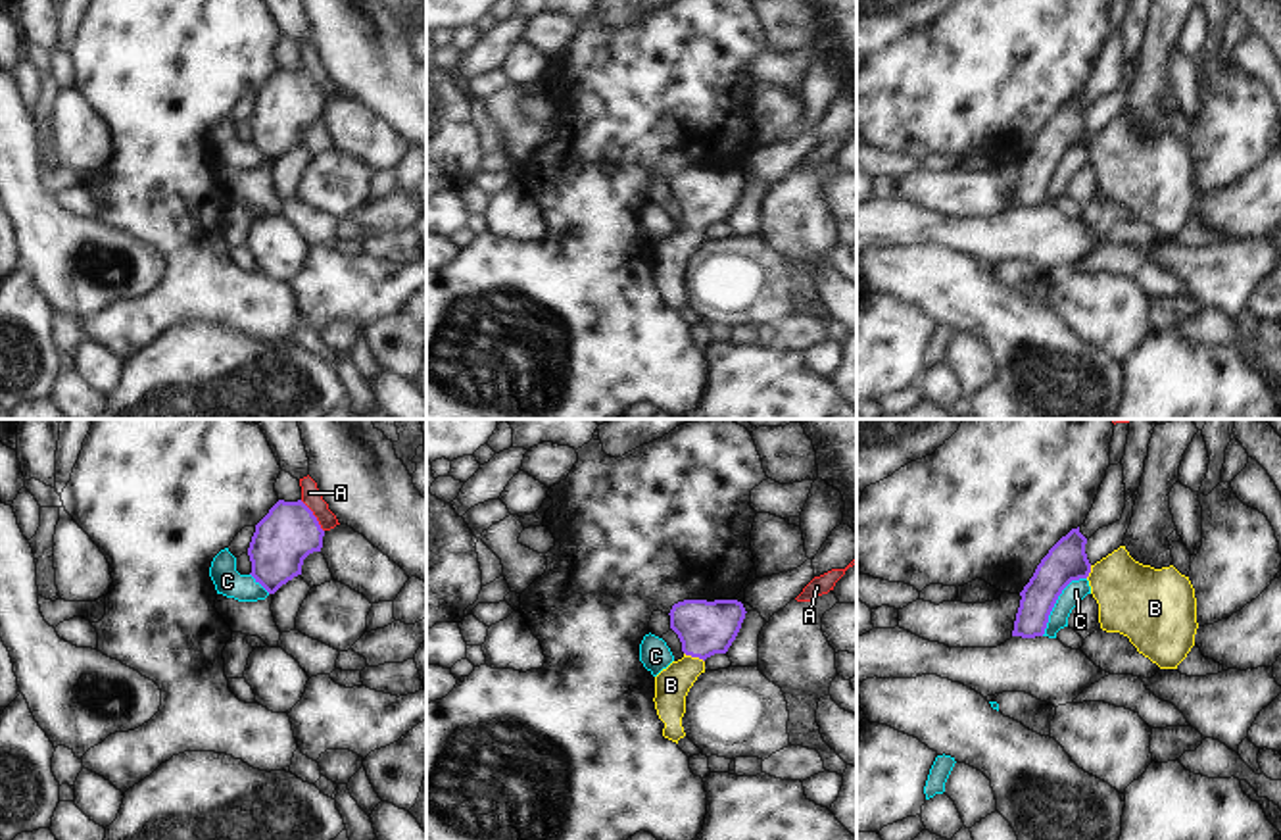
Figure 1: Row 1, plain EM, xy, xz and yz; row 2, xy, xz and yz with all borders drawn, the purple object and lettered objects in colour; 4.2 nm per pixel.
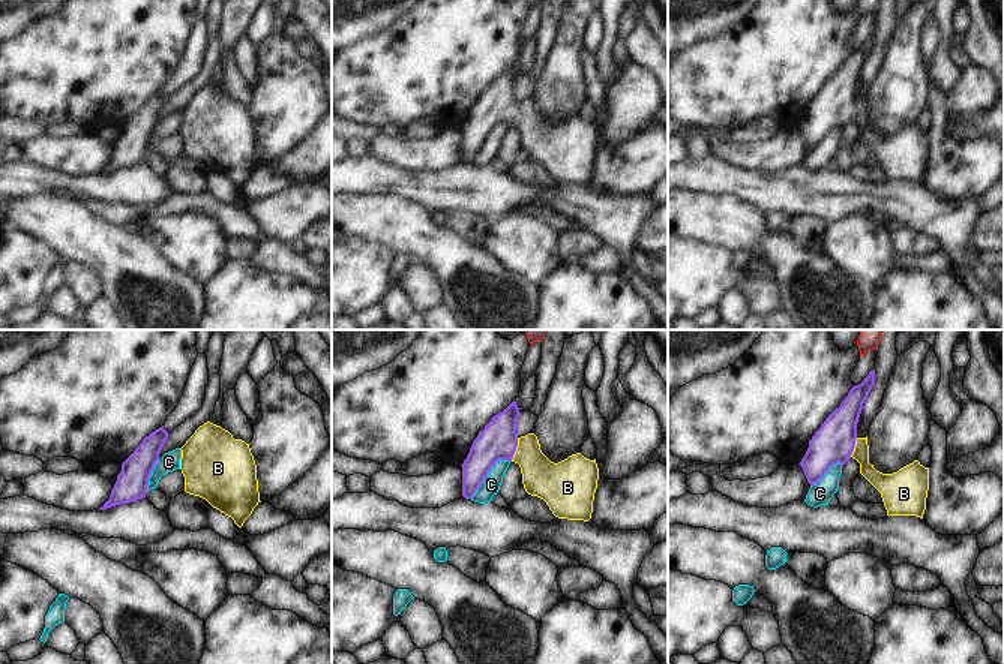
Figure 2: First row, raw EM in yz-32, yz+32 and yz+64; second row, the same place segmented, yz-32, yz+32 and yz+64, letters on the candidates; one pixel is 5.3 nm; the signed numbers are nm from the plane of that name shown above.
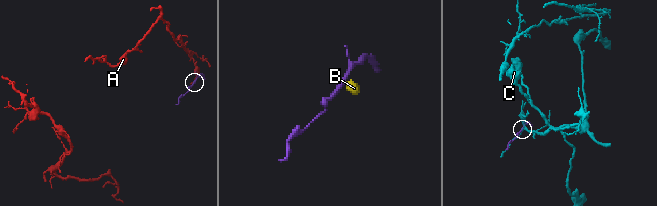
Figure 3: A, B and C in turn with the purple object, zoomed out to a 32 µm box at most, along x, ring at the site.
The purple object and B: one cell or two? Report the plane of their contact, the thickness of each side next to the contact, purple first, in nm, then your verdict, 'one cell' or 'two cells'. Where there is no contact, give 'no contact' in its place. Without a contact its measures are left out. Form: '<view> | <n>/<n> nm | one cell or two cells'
xz | 220/140 nm | one cell

